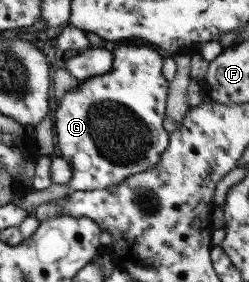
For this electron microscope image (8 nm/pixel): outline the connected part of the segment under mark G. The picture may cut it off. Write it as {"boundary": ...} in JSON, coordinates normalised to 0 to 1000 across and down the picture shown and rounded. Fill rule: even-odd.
{"boundary":[[[462,163],[458,216],[426,266],[378,270],[289,312],[237,362],[213,418],[225,546],[281,582],[289,631],[269,649],[281,681],[378,677],[470,660],[490,638],[614,596],[679,511],[659,415],[683,291],[647,255],[659,206],[590,163]]]}

